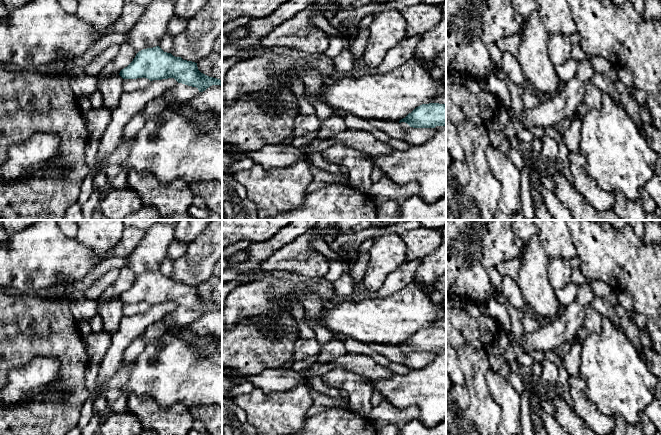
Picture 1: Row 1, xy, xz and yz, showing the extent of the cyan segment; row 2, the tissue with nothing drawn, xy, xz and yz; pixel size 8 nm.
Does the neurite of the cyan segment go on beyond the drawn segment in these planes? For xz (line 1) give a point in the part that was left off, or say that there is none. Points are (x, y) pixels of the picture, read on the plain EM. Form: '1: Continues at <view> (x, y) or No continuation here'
1: No continuation here

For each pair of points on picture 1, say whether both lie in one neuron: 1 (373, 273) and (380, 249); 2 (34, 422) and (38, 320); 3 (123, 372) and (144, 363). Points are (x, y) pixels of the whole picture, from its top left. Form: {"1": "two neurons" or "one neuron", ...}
{"1": "one neuron", "2": "one neuron", "3": "two neurons"}

